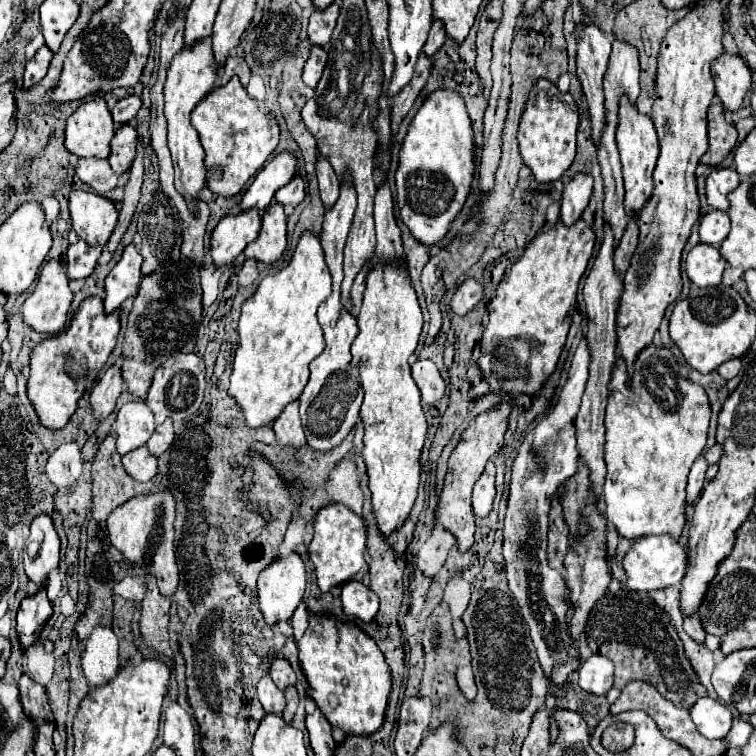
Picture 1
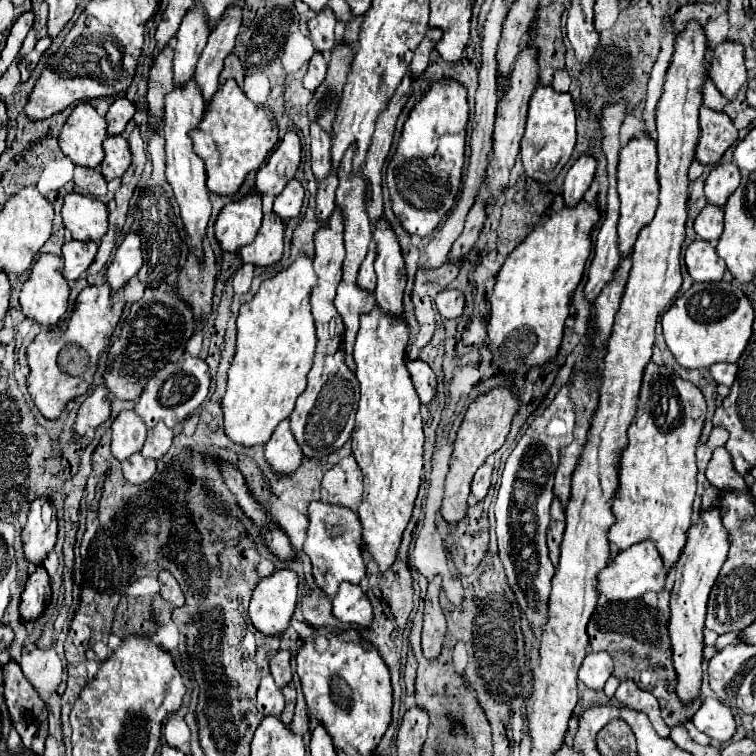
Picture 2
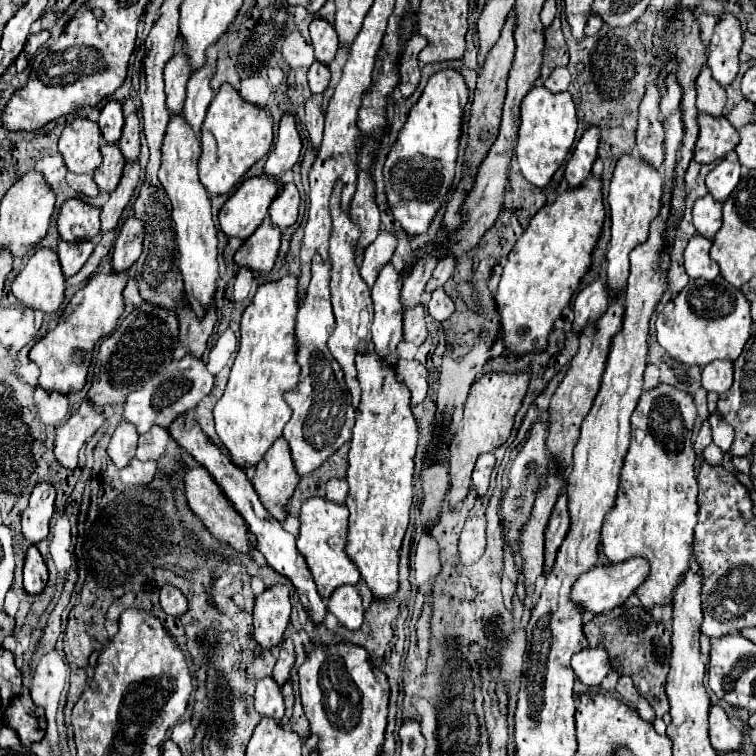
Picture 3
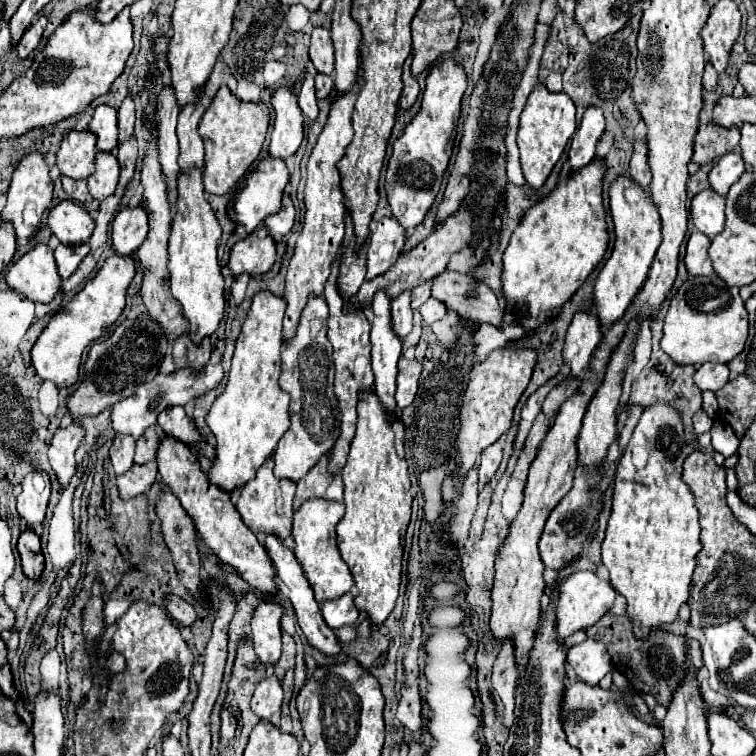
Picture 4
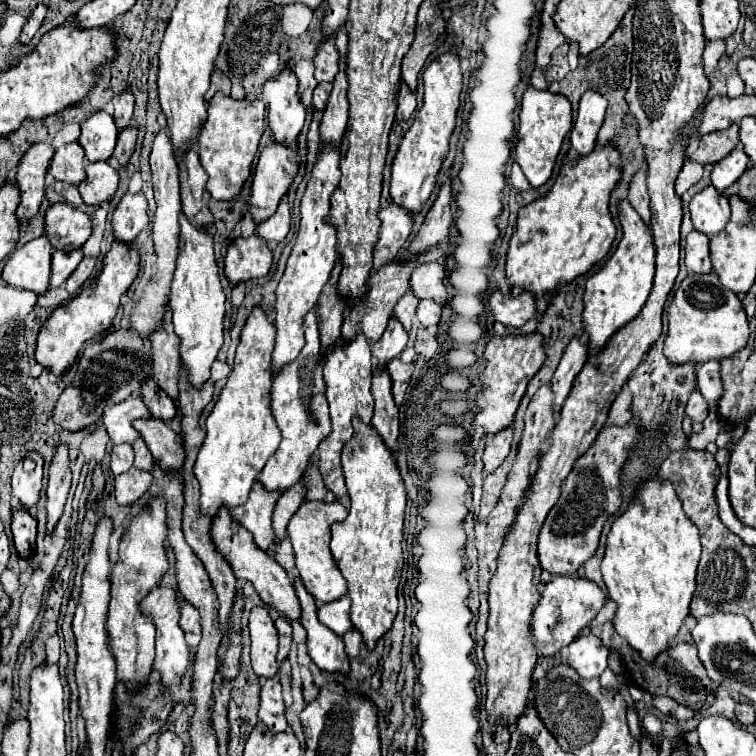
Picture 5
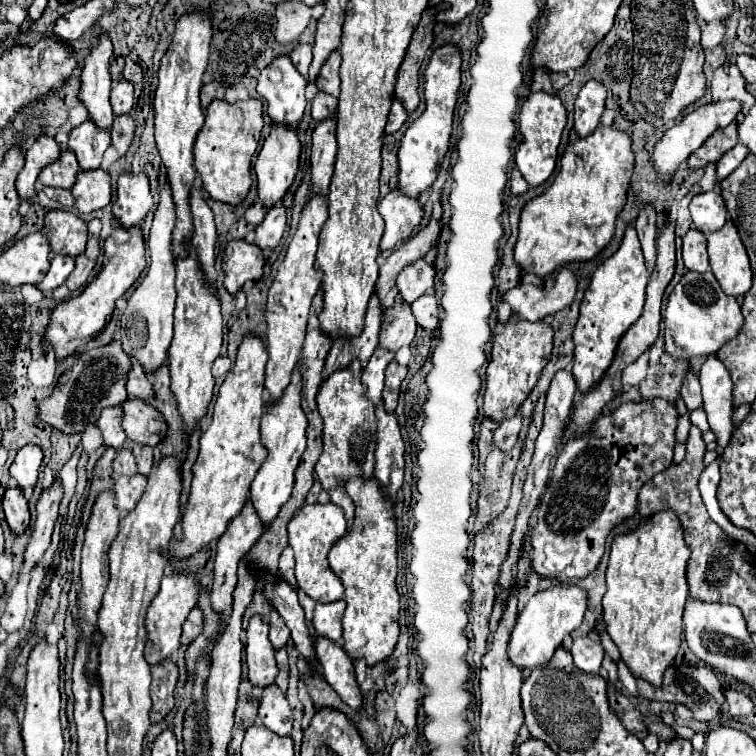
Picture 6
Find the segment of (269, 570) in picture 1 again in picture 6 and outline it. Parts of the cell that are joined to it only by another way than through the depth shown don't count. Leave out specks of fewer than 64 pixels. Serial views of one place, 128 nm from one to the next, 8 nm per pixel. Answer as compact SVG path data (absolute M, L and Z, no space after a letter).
M254 614L250 618L250 624L246 628L248 640L246 640L246 662L248 662L248 678L252 684L258 686L270 686L276 680L278 668L274 654L276 650L272 648L268 640L268 624Z

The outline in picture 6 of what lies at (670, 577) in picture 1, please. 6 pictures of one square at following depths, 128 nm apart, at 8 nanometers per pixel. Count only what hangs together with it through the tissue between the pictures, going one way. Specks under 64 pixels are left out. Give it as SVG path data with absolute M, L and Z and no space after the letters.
M554 584L534 594L524 610L518 614L512 638L508 644L508 658L520 668L536 668L548 664L556 648L562 646L564 636L574 632L588 610L588 592L576 584Z

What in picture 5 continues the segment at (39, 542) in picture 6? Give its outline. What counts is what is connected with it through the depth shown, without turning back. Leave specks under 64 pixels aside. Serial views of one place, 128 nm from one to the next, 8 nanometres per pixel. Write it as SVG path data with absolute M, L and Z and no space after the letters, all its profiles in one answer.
M58 444L54 452L54 460L50 464L50 476L48 476L48 488L46 488L46 508L48 508L48 532L56 526L58 518L62 516L72 472L70 472L70 458L68 458L68 446Z

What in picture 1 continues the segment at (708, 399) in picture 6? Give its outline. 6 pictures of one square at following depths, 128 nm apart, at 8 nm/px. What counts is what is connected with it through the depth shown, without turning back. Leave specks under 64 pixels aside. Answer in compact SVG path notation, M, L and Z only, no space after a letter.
M728 360L728 362L724 362L724 364L718 368L718 374L720 374L722 378L726 378L726 380L734 378L738 372L740 372L740 360Z

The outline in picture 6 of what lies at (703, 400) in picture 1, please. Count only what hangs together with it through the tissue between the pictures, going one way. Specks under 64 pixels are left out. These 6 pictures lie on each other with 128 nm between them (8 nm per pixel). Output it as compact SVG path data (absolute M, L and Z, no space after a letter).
M670 508L648 516L636 530L618 534L612 540L606 568L608 590L602 602L606 630L632 674L654 686L662 684L662 674L680 648L682 614L688 600L688 580L684 576L688 556L690 548L684 540L684 528L680 528Z

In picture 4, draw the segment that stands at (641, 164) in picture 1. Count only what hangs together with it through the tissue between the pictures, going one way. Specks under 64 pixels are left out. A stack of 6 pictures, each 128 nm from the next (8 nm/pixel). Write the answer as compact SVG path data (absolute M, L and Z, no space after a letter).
M616 176L616 180L610 186L610 214L614 222L614 234L616 242L612 248L612 256L604 264L602 272L598 274L596 286L594 286L594 306L596 316L600 318L600 324L612 324L626 312L628 304L636 296L636 292L642 288L646 274L650 270L650 264L654 260L654 254L660 246L660 214L654 206L654 200L650 196L650 190L644 192L632 176Z

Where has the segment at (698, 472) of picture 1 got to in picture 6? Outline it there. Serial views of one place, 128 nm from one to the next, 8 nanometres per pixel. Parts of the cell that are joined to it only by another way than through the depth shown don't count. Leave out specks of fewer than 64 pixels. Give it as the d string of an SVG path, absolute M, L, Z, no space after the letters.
M688 372L688 376L684 378L684 386L682 386L682 400L686 402L688 410L698 410L704 406L702 402L702 394L700 394L700 384L698 384L698 376L694 372Z

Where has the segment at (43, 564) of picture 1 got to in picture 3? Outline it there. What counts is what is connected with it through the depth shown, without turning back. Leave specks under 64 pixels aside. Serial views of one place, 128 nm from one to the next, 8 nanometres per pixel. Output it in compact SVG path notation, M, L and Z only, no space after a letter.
M38 484L30 494L30 504L22 512L22 534L28 544L36 546L50 534L50 518L54 514L56 492L50 484Z

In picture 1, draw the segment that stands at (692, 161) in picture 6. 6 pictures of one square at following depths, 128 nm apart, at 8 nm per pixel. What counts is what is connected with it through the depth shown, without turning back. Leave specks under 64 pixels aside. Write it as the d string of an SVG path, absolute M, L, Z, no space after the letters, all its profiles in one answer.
M712 104L708 108L708 152L702 156L702 164L718 166L736 144L736 128L724 120L722 104Z

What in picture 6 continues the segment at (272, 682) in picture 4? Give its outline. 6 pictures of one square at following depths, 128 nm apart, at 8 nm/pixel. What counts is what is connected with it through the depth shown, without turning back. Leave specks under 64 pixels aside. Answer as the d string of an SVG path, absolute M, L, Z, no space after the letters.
M276 684L264 688L260 700L260 718L264 726L278 736L288 736L292 730L292 710L288 706L286 696Z

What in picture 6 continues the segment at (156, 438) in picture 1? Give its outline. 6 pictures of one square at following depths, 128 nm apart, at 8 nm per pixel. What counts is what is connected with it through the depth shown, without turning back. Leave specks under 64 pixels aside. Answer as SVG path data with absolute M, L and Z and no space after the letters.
M134 444L132 452L136 456L136 466L140 474L148 474L152 468L152 448L144 446L144 444Z

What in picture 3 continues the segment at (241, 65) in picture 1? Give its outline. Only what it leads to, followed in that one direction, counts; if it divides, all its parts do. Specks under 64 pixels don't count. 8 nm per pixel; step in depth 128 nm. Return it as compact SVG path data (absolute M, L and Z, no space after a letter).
M224 56L224 58L218 60L218 72L212 78L212 90L216 92L224 82L230 82L236 90L240 88L240 76L238 76L236 66L232 64L232 60L228 56Z

